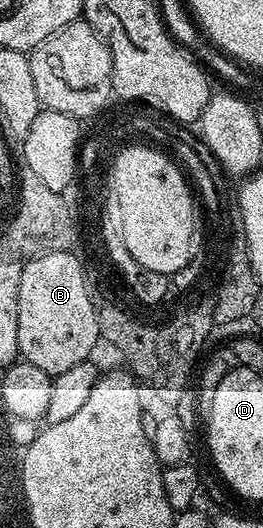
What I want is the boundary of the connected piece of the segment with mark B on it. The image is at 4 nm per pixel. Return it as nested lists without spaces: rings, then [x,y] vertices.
[[[73,251],[46,252],[22,264],[20,294],[18,295],[18,350],[21,359],[32,366],[40,366],[51,376],[64,374],[72,366],[85,364],[91,359],[90,351],[100,344],[93,314],[94,302],[90,297],[85,280],[86,269],[83,261],[74,257]]]

